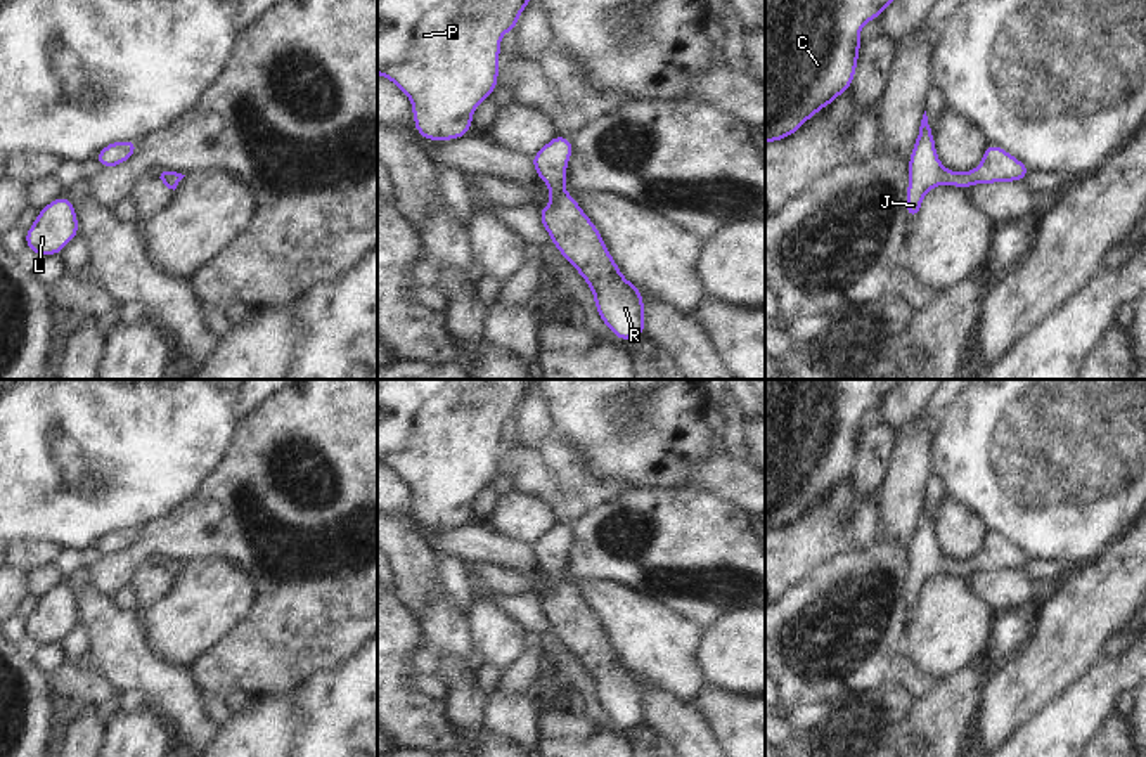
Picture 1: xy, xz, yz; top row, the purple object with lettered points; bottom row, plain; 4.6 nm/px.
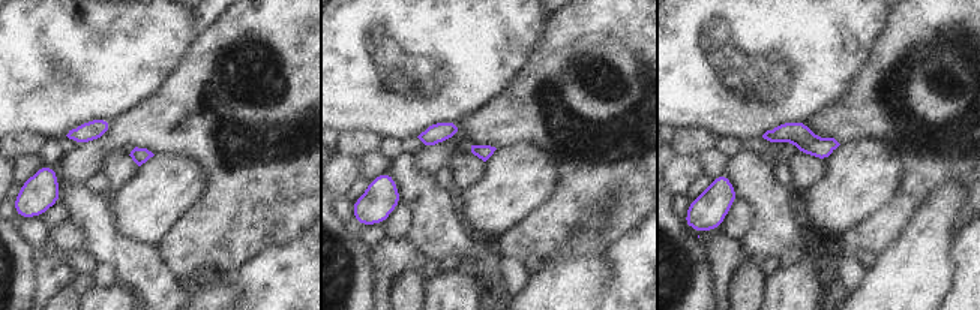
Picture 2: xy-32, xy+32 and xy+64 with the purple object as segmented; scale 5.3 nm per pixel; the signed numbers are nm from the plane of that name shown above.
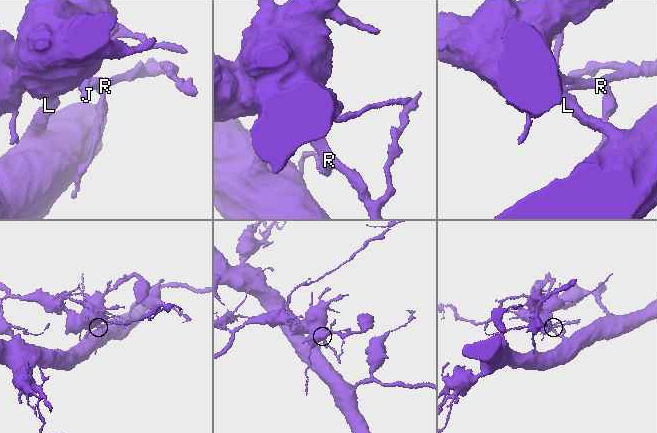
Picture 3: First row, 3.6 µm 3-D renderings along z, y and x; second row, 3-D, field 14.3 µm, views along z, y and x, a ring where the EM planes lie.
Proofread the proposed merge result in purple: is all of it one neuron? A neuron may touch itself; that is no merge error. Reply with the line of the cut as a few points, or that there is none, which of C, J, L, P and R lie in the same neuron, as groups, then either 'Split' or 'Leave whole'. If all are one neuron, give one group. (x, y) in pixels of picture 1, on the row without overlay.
No split. Groups: C J L P R. Leave whole

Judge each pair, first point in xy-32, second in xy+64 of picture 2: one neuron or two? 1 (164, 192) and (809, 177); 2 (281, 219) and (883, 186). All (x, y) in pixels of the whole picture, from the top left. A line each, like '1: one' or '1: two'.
1: two
2: two

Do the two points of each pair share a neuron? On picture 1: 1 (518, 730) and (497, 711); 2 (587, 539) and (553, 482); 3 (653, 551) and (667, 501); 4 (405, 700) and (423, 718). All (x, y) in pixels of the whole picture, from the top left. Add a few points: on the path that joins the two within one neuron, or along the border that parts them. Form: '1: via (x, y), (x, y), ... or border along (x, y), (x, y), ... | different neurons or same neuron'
1: via (513, 724), (502, 714) | same neuron
2: border along (611, 499), (589, 508), (570, 525) | different neurons
3: via (665, 539), (667, 513) | same neuron
4: via (409, 704), (419, 714) | same neuron

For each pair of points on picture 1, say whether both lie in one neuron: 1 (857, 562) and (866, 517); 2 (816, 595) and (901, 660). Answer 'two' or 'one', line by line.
1: two
2: two

